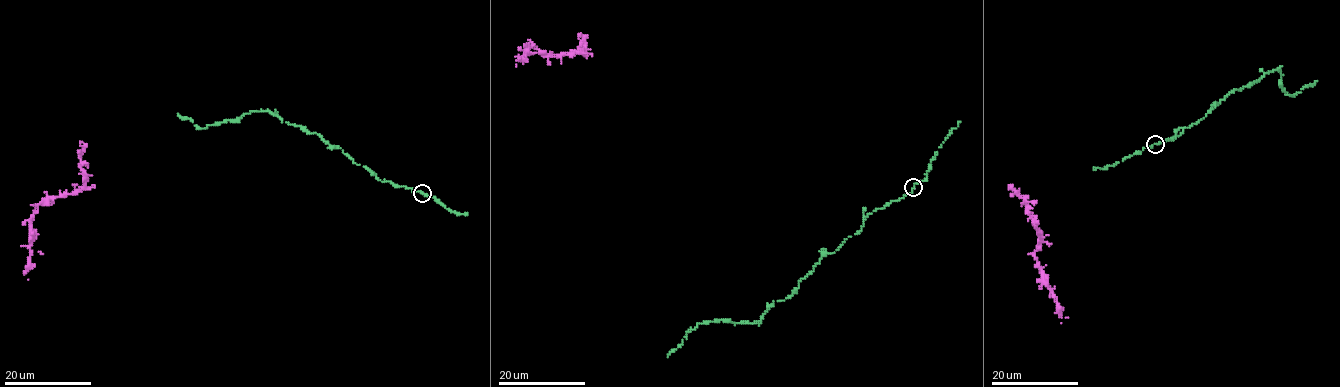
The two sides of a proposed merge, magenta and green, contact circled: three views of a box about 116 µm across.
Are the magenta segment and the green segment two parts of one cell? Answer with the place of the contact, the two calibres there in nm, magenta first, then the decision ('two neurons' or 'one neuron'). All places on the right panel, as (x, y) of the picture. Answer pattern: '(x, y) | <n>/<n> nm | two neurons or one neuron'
(1155, 144) | 70/160 nm | one neuron

